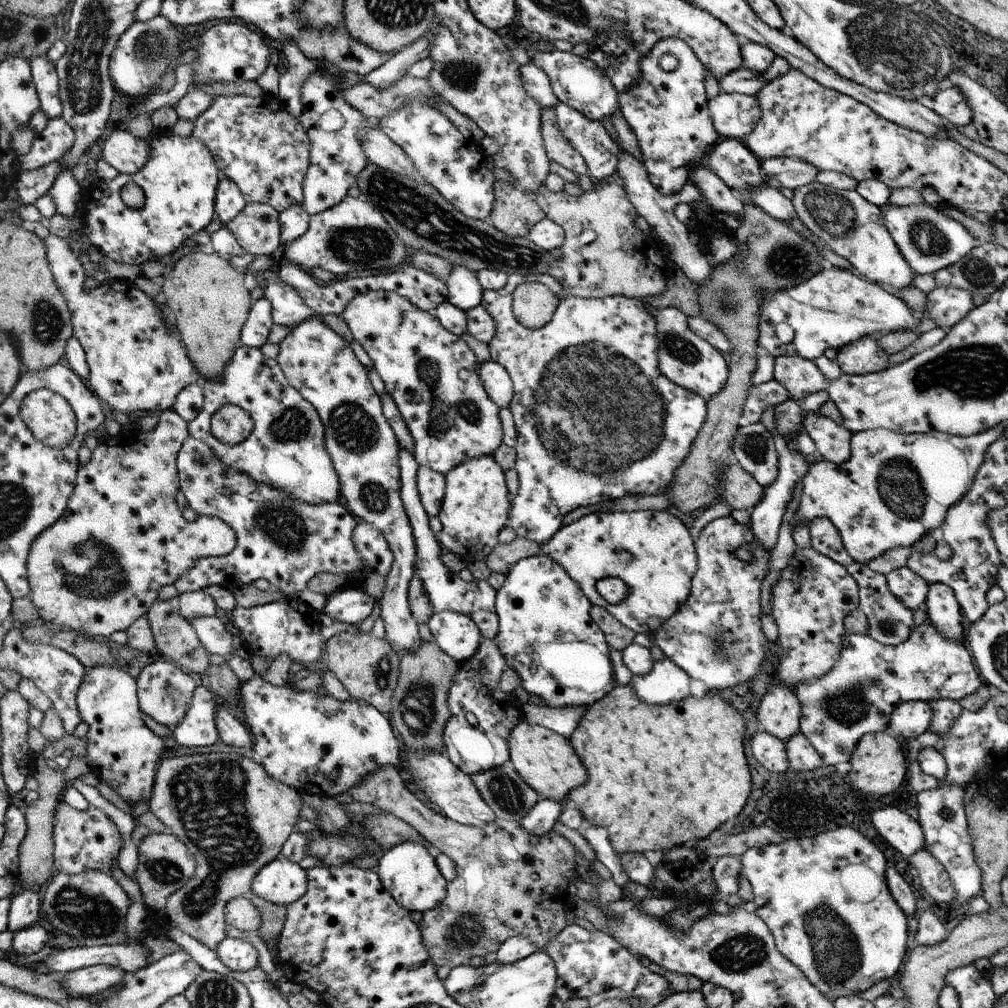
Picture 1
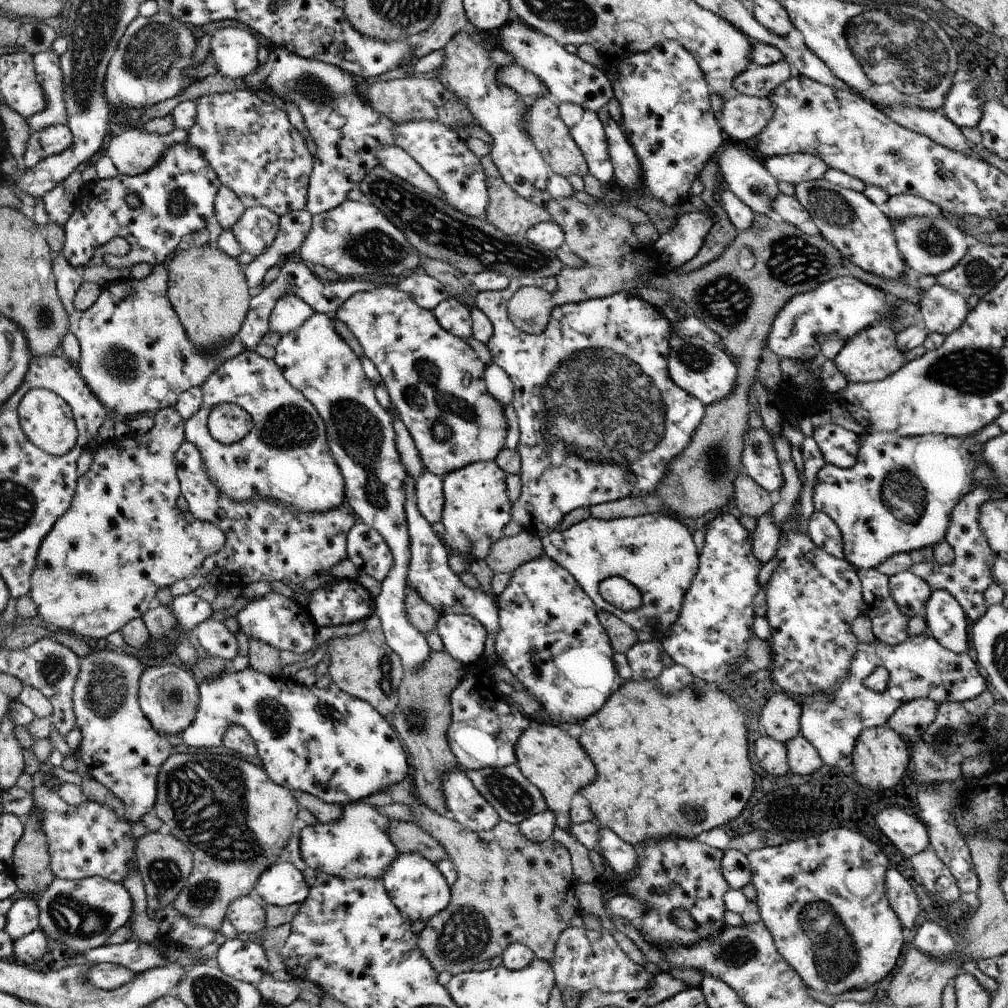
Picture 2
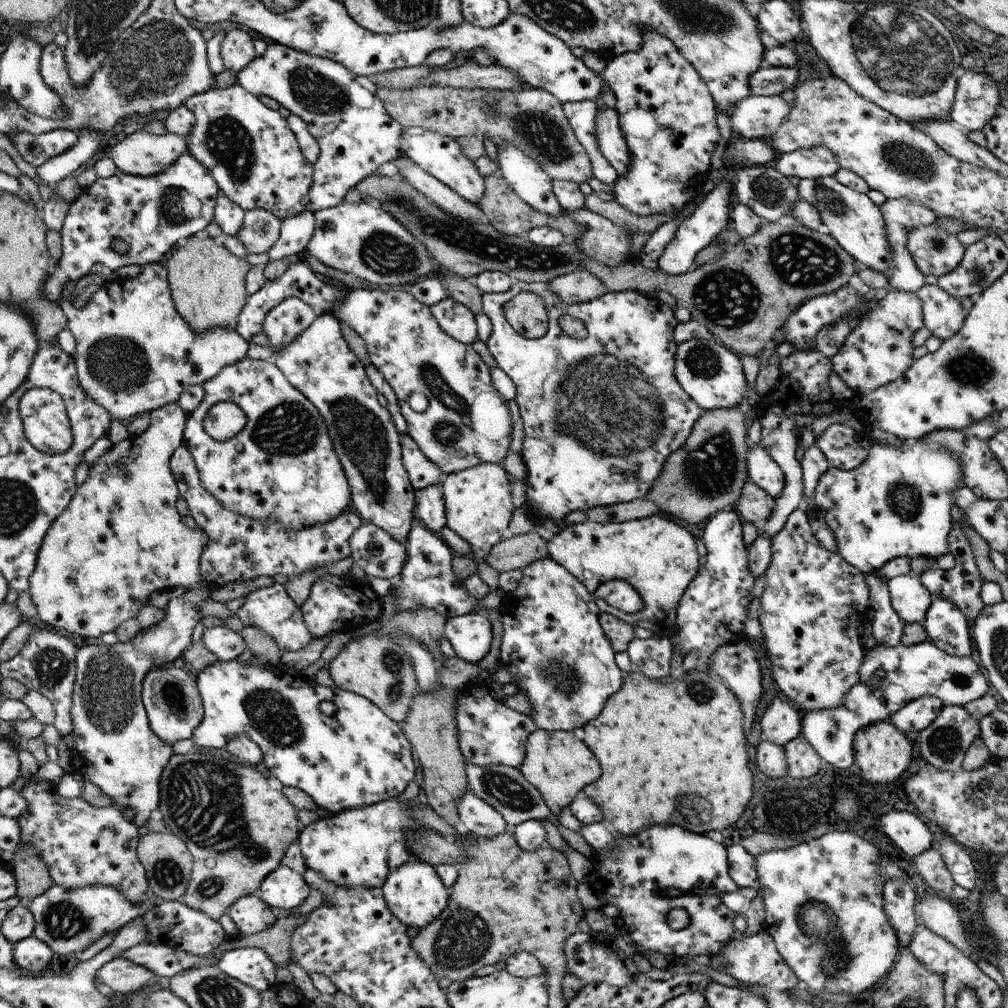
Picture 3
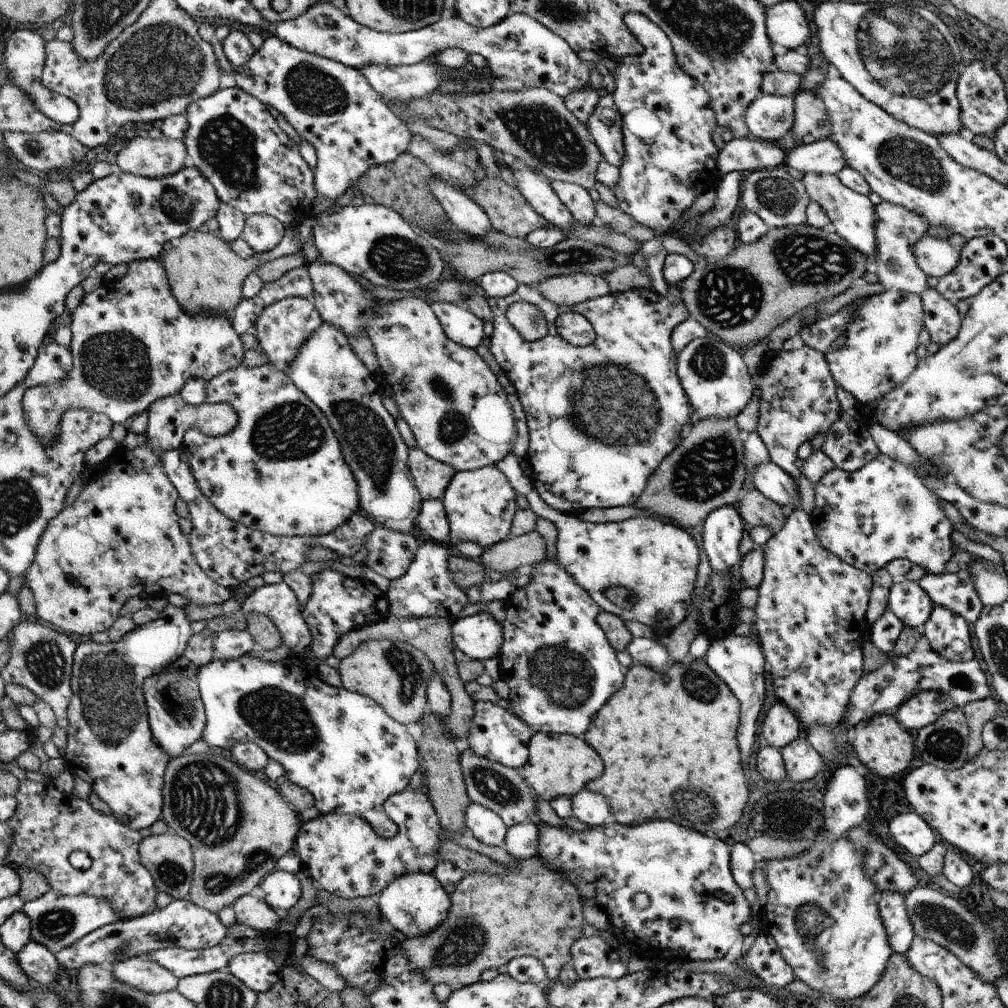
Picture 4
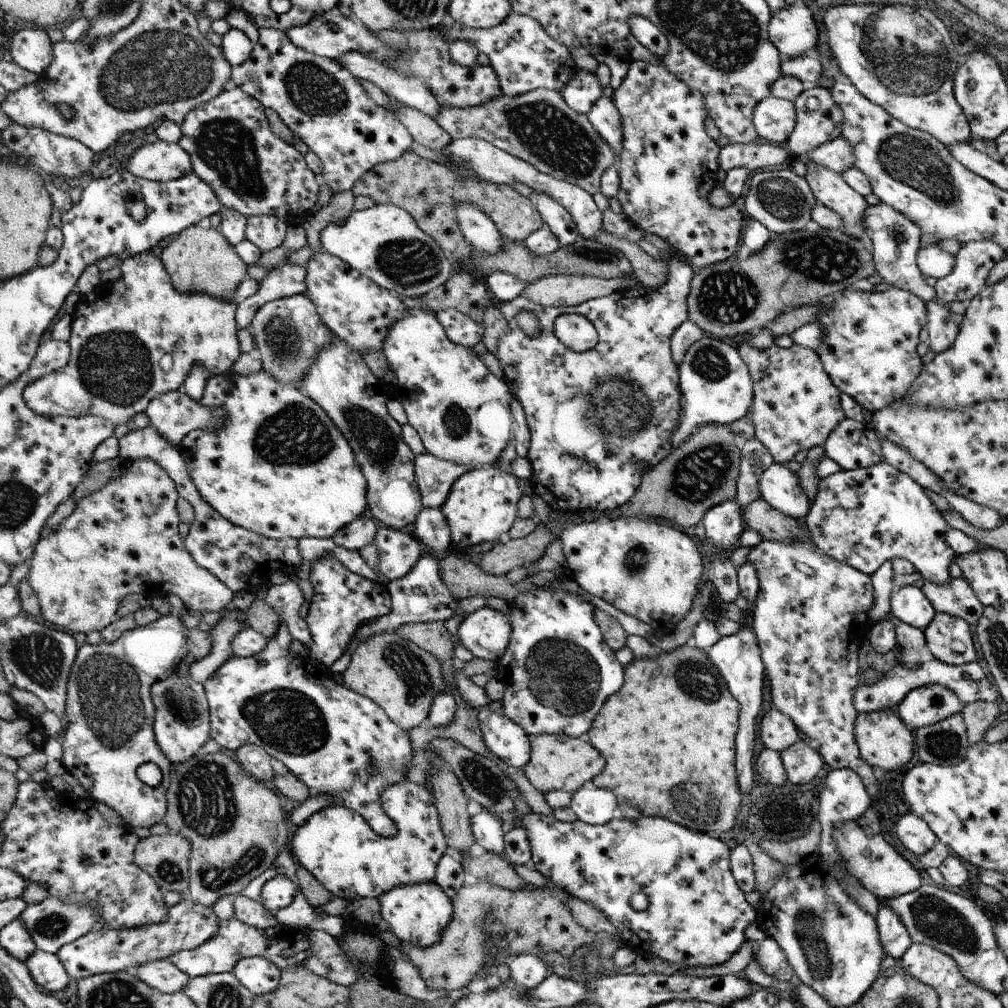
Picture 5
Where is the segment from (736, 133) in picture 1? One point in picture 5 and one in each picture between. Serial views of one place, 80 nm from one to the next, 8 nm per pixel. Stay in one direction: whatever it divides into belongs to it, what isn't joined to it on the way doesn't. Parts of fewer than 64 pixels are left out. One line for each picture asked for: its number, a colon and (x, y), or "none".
2: (744, 117)
3: (757, 117)
4: (769, 117)
5: (775, 119)

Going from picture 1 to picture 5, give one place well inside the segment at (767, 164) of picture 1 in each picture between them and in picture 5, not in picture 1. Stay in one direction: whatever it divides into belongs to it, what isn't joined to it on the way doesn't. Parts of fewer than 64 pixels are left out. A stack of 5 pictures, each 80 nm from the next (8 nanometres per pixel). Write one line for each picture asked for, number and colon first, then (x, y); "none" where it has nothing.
2: (798, 167)
3: (820, 161)
4: (825, 156)
5: (839, 155)

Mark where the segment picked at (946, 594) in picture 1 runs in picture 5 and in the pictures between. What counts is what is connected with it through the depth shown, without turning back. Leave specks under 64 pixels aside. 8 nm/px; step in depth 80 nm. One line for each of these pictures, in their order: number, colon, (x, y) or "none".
2: (946, 621)
3: (945, 624)
4: (950, 634)
5: (950, 639)

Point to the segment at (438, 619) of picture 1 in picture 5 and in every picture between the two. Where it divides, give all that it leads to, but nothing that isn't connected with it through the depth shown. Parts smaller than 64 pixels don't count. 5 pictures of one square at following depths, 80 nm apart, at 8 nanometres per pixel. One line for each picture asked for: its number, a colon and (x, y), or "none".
2: (463, 636)
3: (470, 635)
4: (480, 636)
5: (486, 632)

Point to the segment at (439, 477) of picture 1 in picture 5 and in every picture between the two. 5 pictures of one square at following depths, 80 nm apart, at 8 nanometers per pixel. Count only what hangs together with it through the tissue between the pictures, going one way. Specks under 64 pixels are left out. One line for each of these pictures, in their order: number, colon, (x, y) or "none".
2: (429, 489)
3: (430, 510)
4: (433, 523)
5: (431, 528)

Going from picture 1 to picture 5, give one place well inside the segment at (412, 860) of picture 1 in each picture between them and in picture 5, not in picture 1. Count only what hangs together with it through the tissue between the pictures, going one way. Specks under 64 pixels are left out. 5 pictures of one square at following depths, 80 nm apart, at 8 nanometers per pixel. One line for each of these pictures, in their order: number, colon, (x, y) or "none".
2: (415, 884)
3: (416, 895)
4: (415, 904)
5: (418, 914)

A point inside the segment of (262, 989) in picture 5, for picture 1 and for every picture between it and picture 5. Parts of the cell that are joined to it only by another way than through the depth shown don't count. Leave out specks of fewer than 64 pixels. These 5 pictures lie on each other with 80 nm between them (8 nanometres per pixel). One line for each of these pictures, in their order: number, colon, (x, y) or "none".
1: (237, 955)
2: (244, 960)
3: (251, 965)
4: (258, 971)

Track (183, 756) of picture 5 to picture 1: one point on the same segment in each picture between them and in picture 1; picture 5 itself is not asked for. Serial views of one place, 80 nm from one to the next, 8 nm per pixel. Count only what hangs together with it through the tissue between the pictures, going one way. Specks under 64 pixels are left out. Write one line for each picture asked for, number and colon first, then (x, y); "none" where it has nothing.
1: (166, 693)
2: (170, 696)
3: (172, 699)
4: (177, 715)

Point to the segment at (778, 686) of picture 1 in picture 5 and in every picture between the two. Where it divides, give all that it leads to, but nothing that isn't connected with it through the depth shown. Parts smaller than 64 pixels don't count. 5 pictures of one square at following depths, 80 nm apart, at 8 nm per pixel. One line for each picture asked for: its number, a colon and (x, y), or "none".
2: (781, 716)
3: (782, 722)
4: (781, 726)
5: (777, 732)

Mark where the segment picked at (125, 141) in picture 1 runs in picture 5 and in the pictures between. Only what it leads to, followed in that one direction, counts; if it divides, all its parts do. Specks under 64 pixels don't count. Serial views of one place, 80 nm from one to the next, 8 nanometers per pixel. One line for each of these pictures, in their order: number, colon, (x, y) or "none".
2: (133, 152)
3: (141, 153)
4: (142, 156)
5: (161, 161)

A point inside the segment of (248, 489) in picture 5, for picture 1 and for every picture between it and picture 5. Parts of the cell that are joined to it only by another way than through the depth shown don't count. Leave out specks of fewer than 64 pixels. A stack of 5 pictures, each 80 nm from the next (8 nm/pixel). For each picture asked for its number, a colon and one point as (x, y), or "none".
1: (286, 450)
2: (285, 457)
3: (282, 466)
4: (281, 469)

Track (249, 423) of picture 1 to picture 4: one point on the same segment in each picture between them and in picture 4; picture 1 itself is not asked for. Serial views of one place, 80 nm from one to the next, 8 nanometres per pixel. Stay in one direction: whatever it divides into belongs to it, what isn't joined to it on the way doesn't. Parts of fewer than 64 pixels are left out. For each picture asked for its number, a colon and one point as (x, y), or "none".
2: (227, 423)
3: (225, 420)
4: (122, 537)

